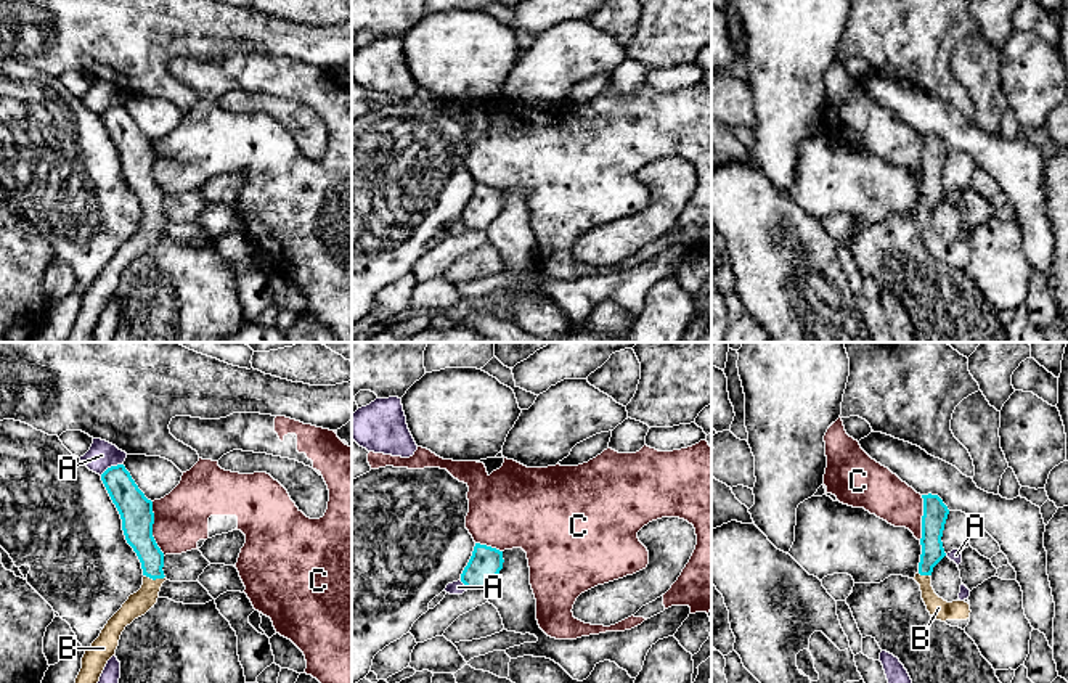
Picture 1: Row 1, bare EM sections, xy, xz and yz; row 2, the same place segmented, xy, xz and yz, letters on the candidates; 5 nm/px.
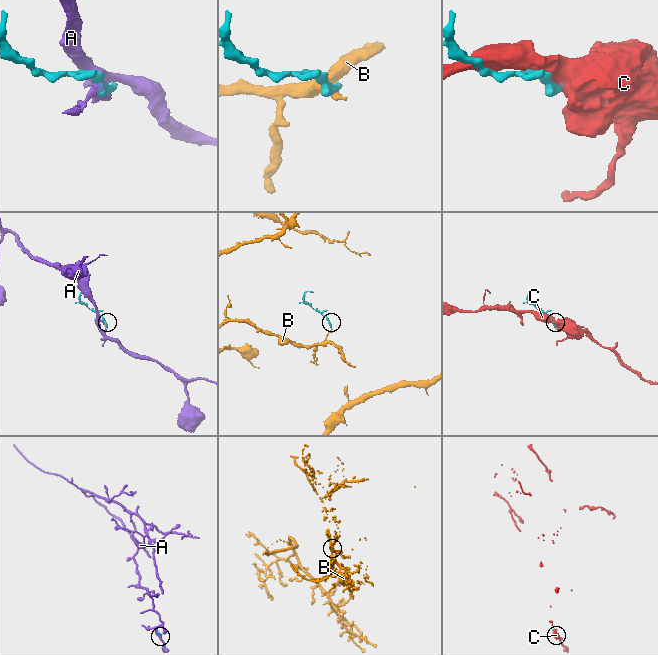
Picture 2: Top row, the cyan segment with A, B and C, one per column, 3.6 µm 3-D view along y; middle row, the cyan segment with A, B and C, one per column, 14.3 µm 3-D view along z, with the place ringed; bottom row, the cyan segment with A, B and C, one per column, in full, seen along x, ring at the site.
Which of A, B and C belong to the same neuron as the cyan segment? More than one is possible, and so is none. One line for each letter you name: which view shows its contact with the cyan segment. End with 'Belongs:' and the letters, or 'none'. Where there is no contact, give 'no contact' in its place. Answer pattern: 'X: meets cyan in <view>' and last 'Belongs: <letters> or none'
B: meets cyan in xy
Belongs: B

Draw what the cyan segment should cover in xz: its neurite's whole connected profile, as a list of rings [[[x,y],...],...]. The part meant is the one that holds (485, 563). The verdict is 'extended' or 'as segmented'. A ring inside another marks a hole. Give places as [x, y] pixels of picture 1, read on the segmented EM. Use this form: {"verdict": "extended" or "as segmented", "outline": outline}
{"verdict": "as segmented", "outline": [[[475,543],[472,556],[461,574],[467,590],[485,590],[503,569],[503,551]]]}

